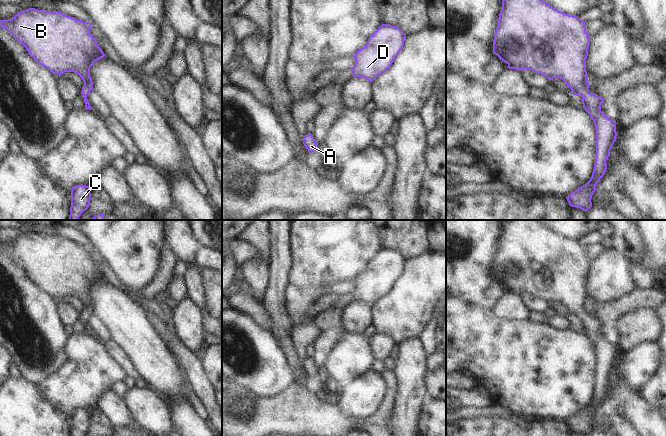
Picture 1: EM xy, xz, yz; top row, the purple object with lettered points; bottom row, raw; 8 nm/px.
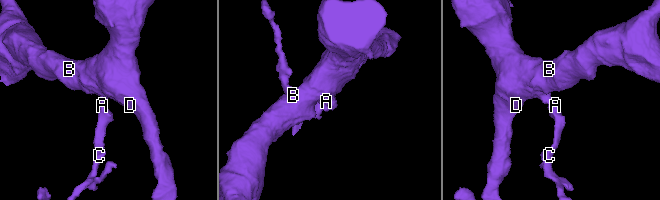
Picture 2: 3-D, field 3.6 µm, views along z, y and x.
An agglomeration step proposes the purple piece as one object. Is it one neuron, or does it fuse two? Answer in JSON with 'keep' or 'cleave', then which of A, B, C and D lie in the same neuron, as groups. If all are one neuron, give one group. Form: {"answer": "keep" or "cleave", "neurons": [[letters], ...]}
{"answer": "keep", "neurons": [["A", "B", "C", "D"]]}

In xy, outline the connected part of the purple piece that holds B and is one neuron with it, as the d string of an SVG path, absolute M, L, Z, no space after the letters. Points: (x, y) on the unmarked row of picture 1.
M29 232L18 236L11 243L0 244L0 249L27 273L37 287L53 298L61 299L65 296L78 298L84 306L82 319L85 332L91 333L87 323L88 317L93 314L90 292L95 285L105 281L105 278L90 258L90 246L77 244L58 235L49 236Z

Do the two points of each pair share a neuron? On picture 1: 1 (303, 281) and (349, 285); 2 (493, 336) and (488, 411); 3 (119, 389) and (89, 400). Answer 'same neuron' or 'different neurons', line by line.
1: different neurons
2: different neurons
3: different neurons

